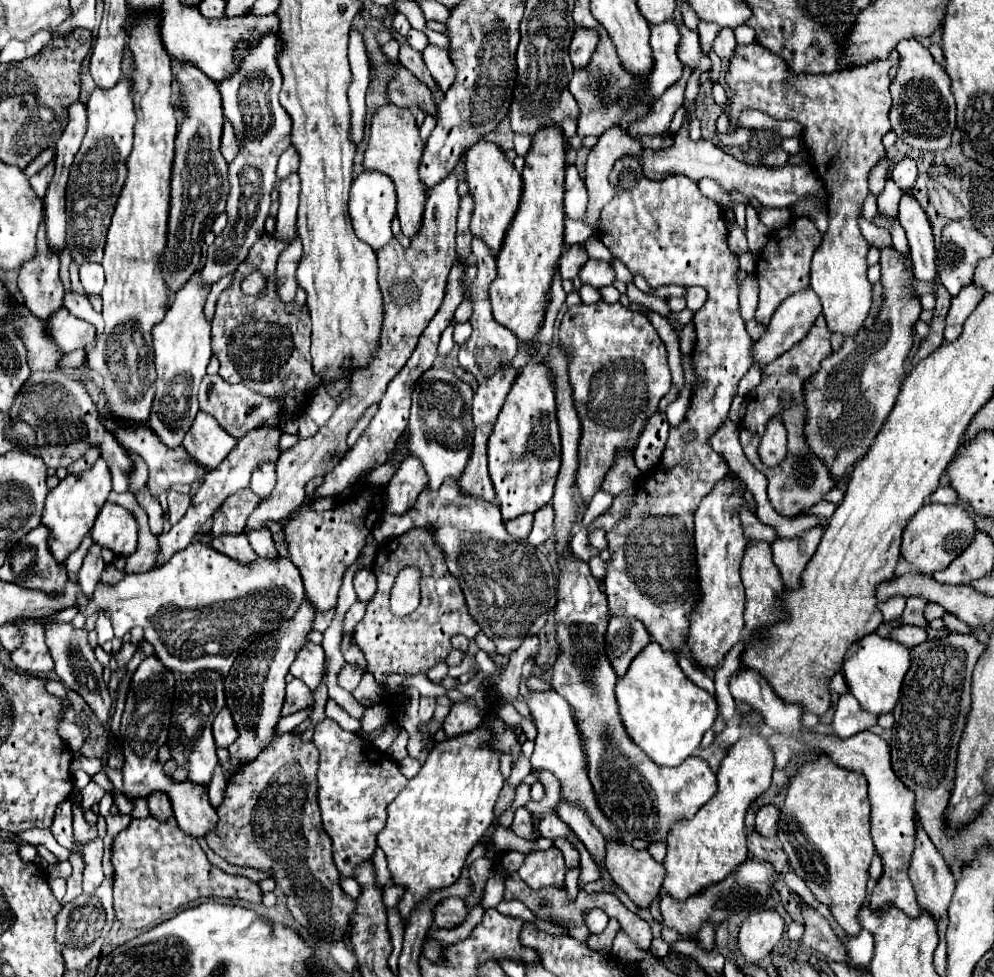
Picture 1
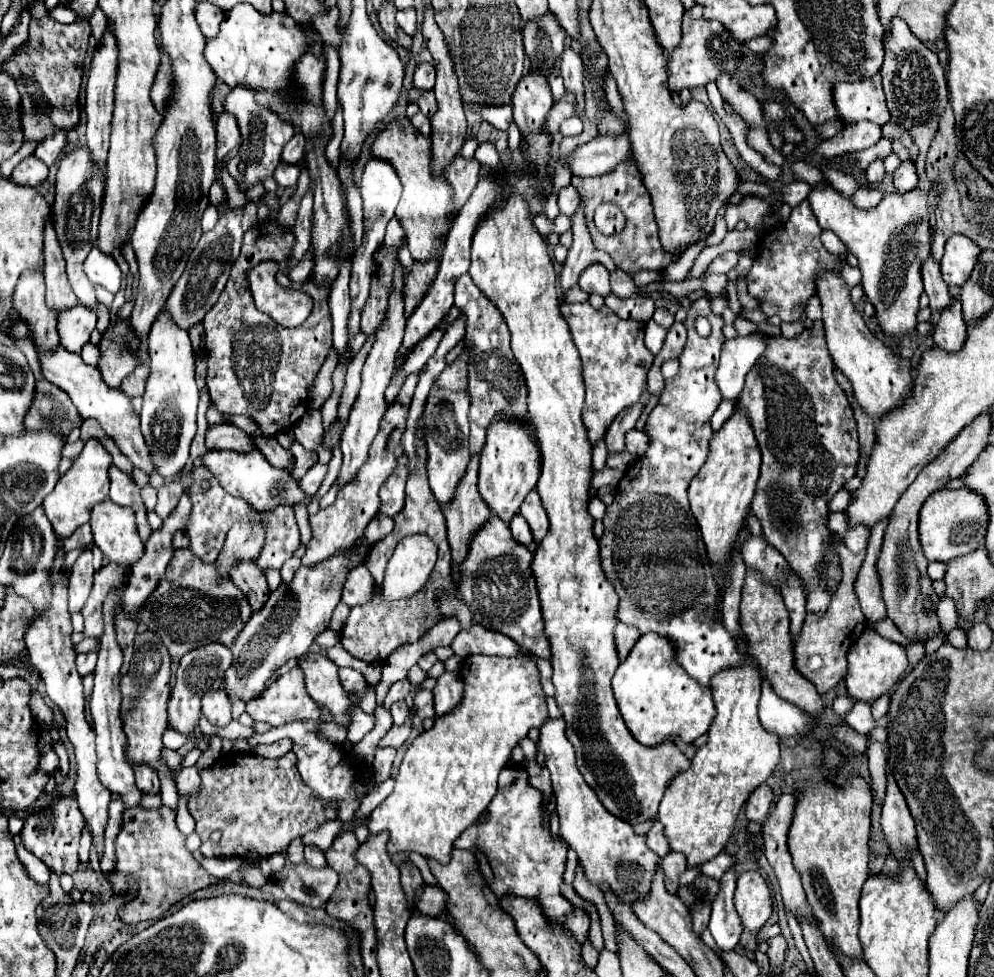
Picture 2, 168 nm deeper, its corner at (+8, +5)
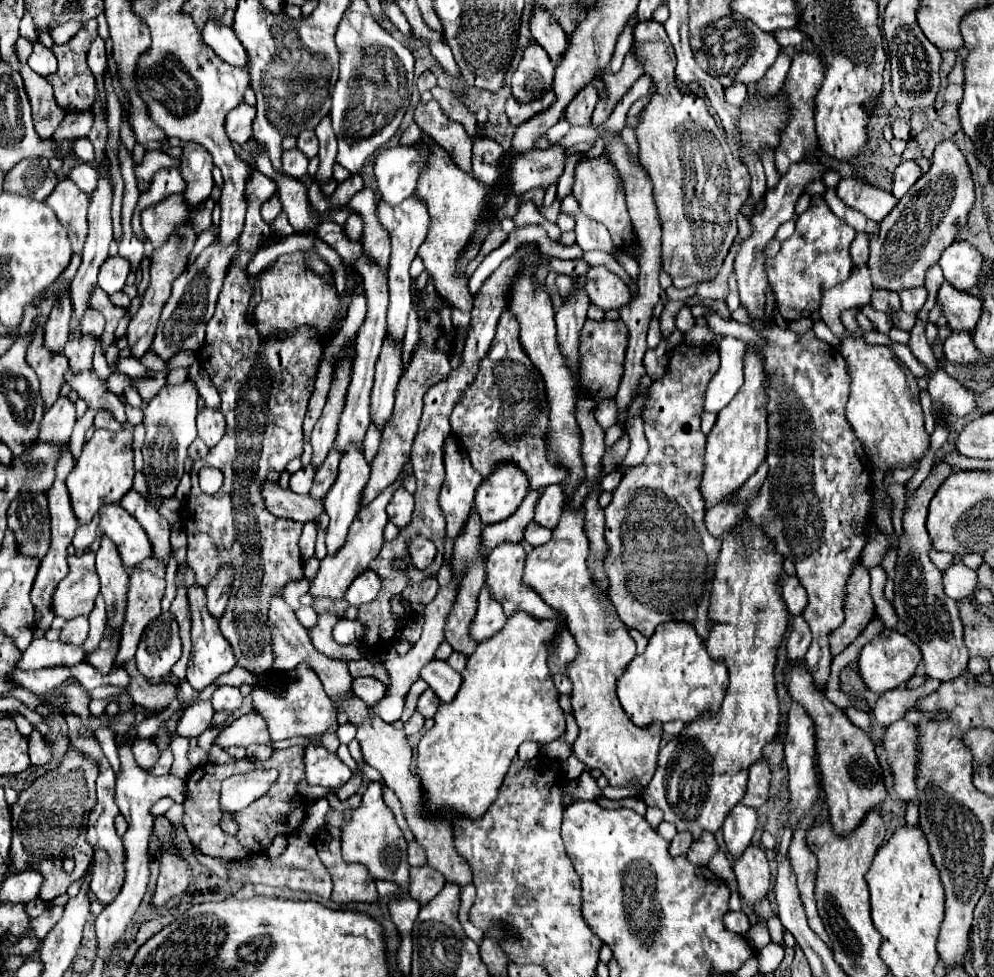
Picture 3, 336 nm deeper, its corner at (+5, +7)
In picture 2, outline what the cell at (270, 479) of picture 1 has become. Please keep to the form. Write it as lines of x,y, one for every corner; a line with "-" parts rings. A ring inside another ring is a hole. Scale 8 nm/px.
214,425
214,427
208,427
206,431
208,449
232,449
238,453
250,453
250,451
256,451
254,445
256,441
250,439
248,433
232,425

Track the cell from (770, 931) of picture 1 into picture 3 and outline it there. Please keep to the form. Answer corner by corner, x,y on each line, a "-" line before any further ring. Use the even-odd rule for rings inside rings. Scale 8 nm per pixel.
751,843
745,849
745,853
733,863
733,871
737,877
739,893
749,905
753,905
755,901
767,895
771,885
769,881
771,873
769,873
769,863
761,845

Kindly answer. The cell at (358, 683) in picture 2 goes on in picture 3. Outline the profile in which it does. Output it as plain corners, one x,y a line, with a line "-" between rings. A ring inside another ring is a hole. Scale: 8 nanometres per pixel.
357,677
353,681
353,693
367,705
375,705
385,695
385,685
375,677

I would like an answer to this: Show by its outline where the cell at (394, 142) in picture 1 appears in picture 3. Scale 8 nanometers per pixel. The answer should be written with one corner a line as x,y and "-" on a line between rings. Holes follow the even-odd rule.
425,139
425,141
431,145
433,157
429,157
429,165
421,173
415,193
419,197
423,197
427,209
429,209
431,229
429,229
429,237
419,247
419,257
423,259
425,269
429,271
437,293
443,299
447,299
453,307
457,307
461,311
471,311
473,295
469,291
469,277
465,273
457,271
457,261
463,255
463,251
467,249
467,245
471,243
471,239
477,231
477,225
483,221
495,225
497,215
491,211
491,207
487,203
489,189
485,189
485,185
481,185
481,181
475,181
475,177
471,177
469,173
457,169
457,165
453,165
453,159
449,157
449,153
441,151
439,145
435,145
429,139

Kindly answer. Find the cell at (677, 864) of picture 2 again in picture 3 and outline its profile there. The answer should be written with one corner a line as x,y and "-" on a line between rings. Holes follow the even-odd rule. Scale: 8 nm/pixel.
681,831
681,833
677,833
675,839
671,841
671,849
669,849
669,851
673,853
673,857
675,857
675,855
681,855
681,853
687,853
689,847
691,847
691,843
693,843
691,833
689,833
689,831

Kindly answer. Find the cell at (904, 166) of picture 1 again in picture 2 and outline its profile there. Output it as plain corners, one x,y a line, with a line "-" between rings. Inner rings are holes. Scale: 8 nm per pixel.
902,161
900,167
894,171
894,187
900,193
912,191
918,185
918,175
916,175
916,167
912,161

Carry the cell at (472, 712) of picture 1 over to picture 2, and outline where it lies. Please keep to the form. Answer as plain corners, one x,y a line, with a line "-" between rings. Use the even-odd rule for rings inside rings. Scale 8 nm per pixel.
444,673
442,677
438,677
438,683
432,693
434,693
436,717
450,713
454,707
462,703
464,697
464,681
460,673

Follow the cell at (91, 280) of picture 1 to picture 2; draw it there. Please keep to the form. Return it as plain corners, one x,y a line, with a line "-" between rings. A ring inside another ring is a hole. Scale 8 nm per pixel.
96,247
84,261
84,273
88,275
90,283
100,283
112,293
120,289
120,267
110,255
102,255
100,251
96,251

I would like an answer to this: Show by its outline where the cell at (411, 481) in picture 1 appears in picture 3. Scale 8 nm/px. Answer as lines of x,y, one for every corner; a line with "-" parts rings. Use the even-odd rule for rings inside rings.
397,489
391,503
387,505
389,521
399,529
405,529
411,523
411,513
413,513
413,495
407,493
405,489

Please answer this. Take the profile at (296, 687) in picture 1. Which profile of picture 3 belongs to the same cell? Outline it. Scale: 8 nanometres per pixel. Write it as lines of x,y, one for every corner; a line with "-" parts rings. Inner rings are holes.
297,665
295,669
289,669
281,675
271,675
267,683
263,679
263,687
259,683
253,689
251,697
253,697
255,711
267,721
271,741
283,741
289,737
311,737
311,735
323,735
323,733
335,733
337,731
337,709
333,707
333,703
325,695
317,673
313,673
313,669
309,665

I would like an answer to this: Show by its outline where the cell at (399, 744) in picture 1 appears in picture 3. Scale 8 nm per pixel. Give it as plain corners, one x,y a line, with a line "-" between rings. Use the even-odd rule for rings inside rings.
415,711
413,713
413,717
403,725
405,727
405,735
415,735
415,733
419,733
421,729
423,729
423,717
421,717
421,713
419,711

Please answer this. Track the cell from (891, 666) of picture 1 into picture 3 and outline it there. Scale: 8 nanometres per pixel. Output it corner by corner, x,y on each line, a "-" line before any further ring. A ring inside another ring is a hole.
885,629
863,647
861,657
859,657
859,671
861,671
863,681
869,685
869,689
881,695
885,691
905,685
915,675
919,663
921,663
919,647
907,635
901,635
895,629

